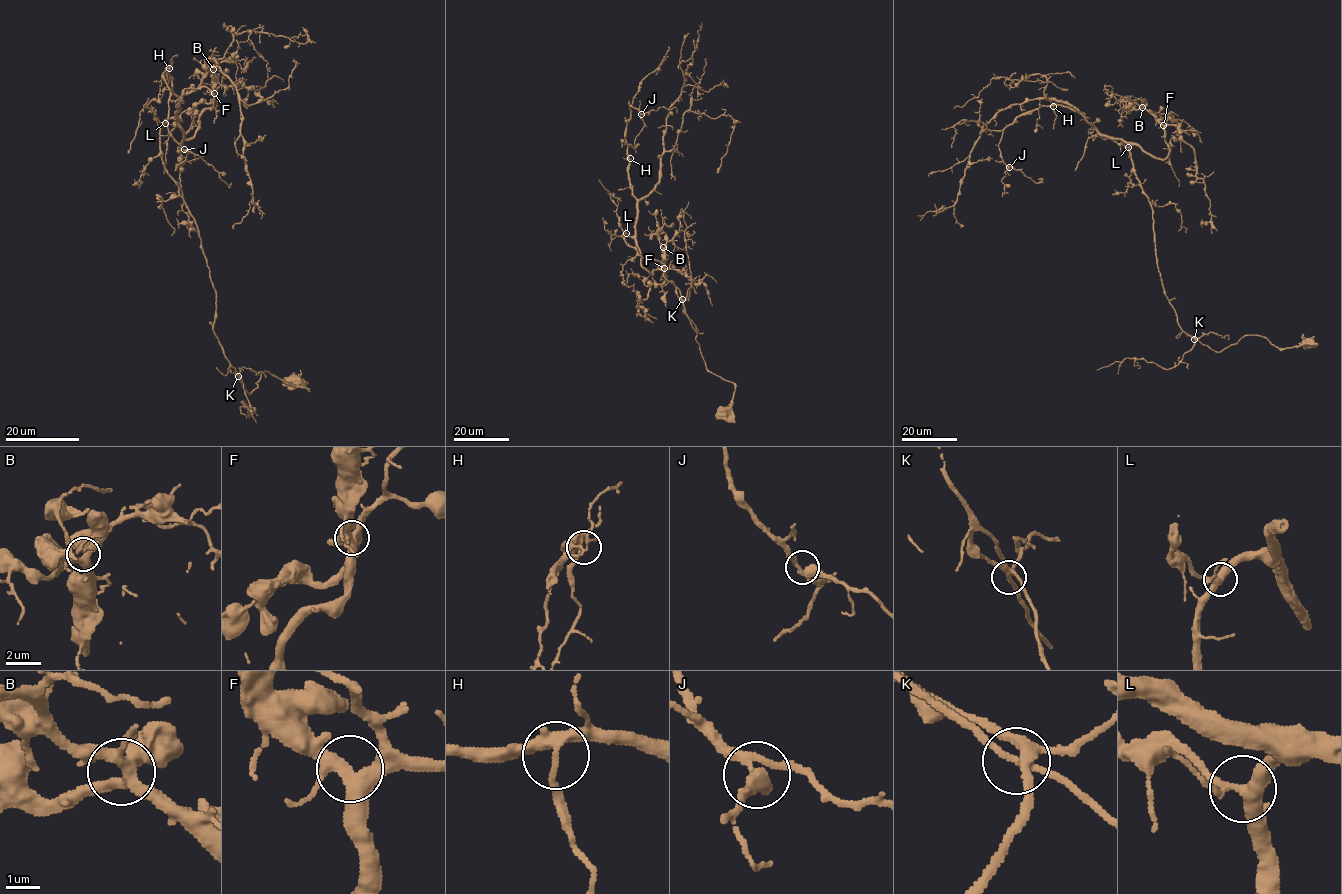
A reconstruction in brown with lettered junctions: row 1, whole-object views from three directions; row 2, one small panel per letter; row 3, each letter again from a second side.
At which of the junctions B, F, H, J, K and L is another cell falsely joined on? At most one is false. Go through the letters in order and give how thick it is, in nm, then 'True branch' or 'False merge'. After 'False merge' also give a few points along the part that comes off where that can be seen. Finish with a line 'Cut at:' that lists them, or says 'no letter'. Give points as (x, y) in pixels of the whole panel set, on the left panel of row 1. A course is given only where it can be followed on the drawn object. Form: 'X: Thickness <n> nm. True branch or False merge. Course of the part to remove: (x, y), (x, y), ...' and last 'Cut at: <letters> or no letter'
B: Thickness 440 nm. True branch
F: Thickness 400 nm. True branch
H: Thickness 280 nm. True branch
J: Thickness 280 nm. True branch
K: Thickness 280 nm. True branch
L: Thickness 360 nm. True branch
Cut at: no letter

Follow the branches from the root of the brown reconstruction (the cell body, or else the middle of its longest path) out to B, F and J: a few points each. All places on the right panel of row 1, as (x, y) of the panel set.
B: (1309, 342), (1279, 348), (1245, 335), (1217, 352), (1181, 329), (1129, 149), (1168, 154), (1164, 125), (1142, 107)
F: (1309, 342), (1279, 348), (1245, 335), (1217, 352), (1181, 329), (1129, 149), (1165, 159), (1163, 125)
J: (1309, 342), (1279, 348), (1245, 335), (1217, 352), (1181, 329), (1129, 141), (1040, 106), (1004, 130), (1009, 167)

